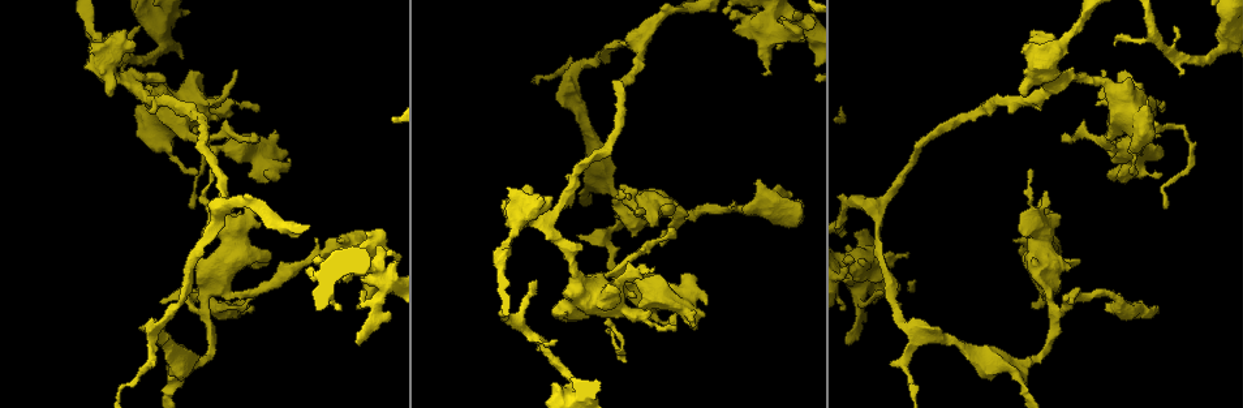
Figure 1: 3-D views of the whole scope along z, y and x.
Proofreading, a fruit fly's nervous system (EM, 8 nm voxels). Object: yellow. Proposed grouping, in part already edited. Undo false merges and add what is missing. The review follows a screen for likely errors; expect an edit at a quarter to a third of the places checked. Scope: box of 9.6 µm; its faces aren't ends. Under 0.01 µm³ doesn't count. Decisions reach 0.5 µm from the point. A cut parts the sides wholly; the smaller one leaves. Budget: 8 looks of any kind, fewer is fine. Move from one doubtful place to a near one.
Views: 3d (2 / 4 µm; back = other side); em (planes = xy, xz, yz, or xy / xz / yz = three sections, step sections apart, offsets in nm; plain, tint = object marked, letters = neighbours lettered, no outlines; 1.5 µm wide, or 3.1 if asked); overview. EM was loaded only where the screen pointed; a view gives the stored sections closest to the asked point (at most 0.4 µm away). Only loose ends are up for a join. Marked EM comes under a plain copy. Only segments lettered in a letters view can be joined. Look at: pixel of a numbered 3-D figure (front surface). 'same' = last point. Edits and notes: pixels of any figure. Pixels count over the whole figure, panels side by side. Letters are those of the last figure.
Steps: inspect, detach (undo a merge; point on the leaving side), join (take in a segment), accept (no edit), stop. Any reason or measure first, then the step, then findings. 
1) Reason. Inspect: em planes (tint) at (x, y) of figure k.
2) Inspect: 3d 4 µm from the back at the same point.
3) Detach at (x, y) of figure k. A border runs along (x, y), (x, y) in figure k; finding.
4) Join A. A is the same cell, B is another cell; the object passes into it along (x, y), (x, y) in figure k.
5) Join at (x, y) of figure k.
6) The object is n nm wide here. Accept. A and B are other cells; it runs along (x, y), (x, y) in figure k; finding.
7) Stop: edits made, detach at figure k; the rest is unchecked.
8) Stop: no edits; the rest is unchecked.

Inspect: 3d 4 µm from the back at (802, 217) of figure 1.

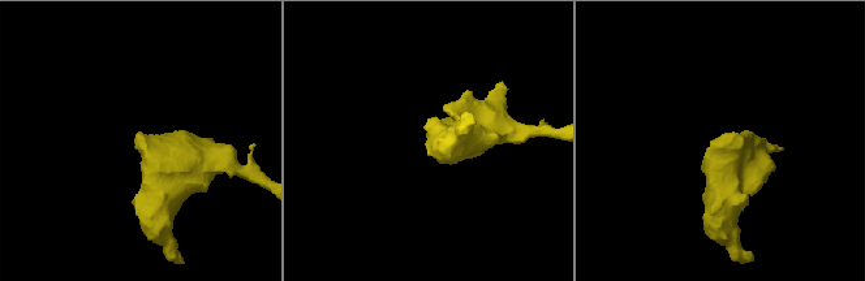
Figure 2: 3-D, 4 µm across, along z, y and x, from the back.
Need the tissue. Inspect: em xy step 4 (letters) at (722, 136) of figure 2.

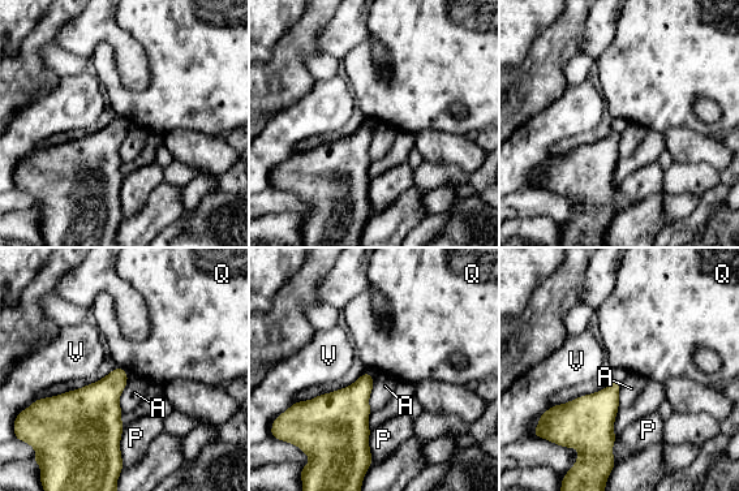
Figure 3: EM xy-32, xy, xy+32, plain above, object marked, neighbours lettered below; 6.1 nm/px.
Accept. A, P, Q and V are other cells; none of them fits.

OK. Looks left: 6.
Branch stops here. Inspect: 3d 2 µm at (1162, 110) of figure 1.

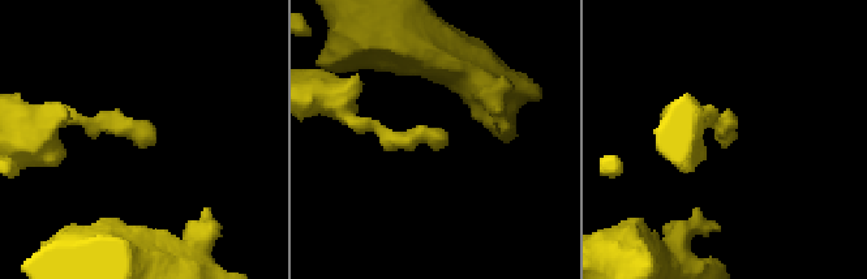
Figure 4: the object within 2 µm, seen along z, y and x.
Inspect: em yz step 4 (letters) at (719, 139) of figure 4.

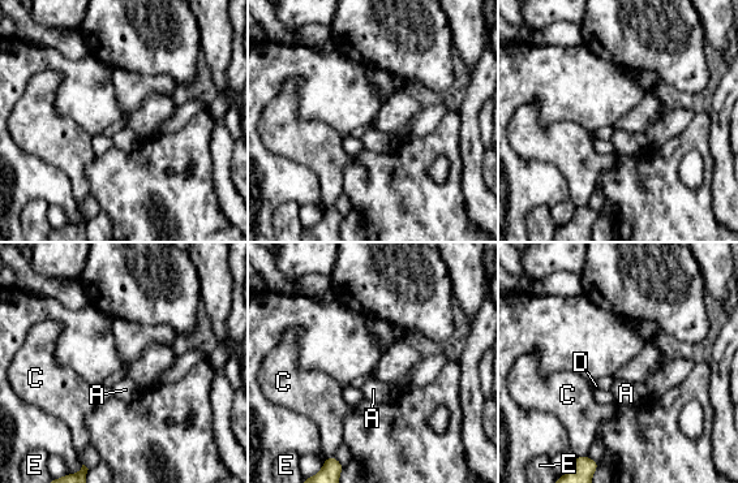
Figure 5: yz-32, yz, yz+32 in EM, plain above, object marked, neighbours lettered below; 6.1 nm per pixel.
Another direction. Inspect: em planes (letters) at the same point.

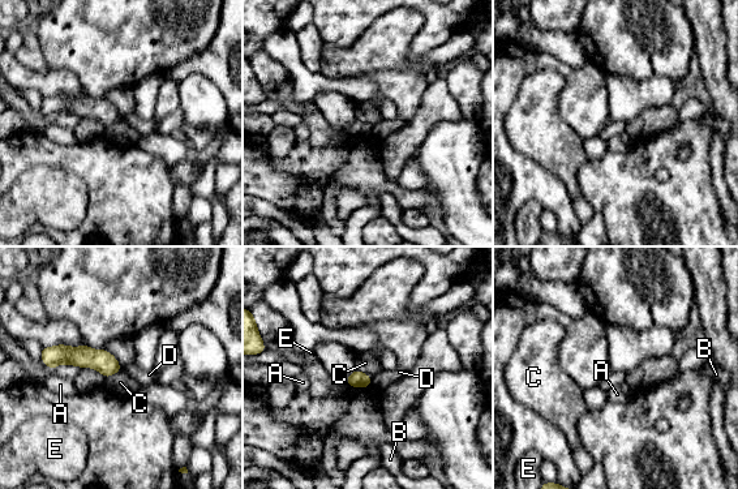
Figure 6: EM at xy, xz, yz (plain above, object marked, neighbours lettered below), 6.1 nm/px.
Accept. A, B, C, D and E are other cells; it runs along (43, 352), (99, 359), (116, 368) in figure 6; none of them fits.

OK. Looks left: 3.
Branch stops here. Inspect: em planes (tint) at (316, 256) of figure 1.

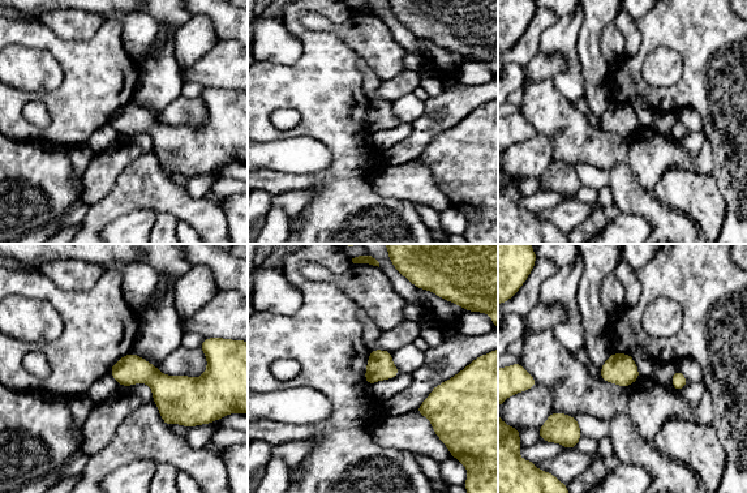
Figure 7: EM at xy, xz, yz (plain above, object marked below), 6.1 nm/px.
What lies round it. Inspect: em planes (letters) at the same point.

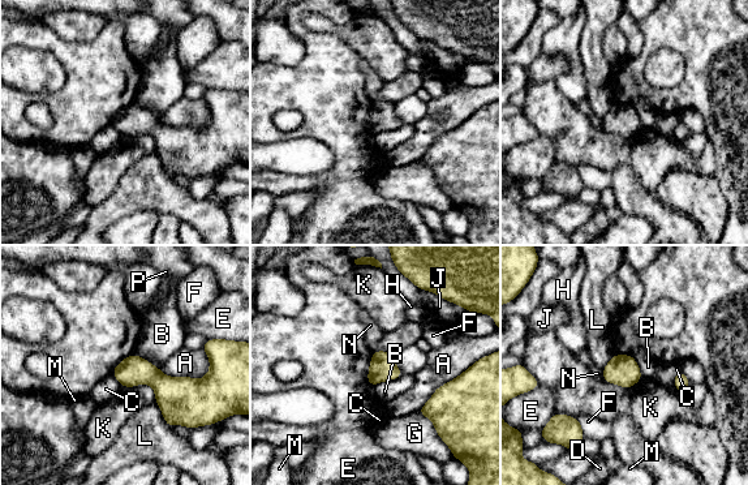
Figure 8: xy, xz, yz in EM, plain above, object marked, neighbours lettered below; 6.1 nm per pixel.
Accept. A, B, C, D, E, F, G, H, J, K, L, M, N and P are other cells; none of them fits.

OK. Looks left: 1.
Stop: no edits; the rest is unchecked.

